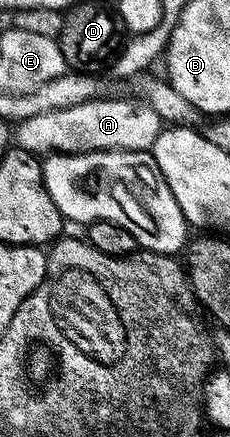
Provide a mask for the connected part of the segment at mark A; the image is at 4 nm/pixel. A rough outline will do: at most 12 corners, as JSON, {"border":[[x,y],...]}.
{"border":[[99,96],[23,118],[39,156],[144,150],[164,129],[149,102]]}

